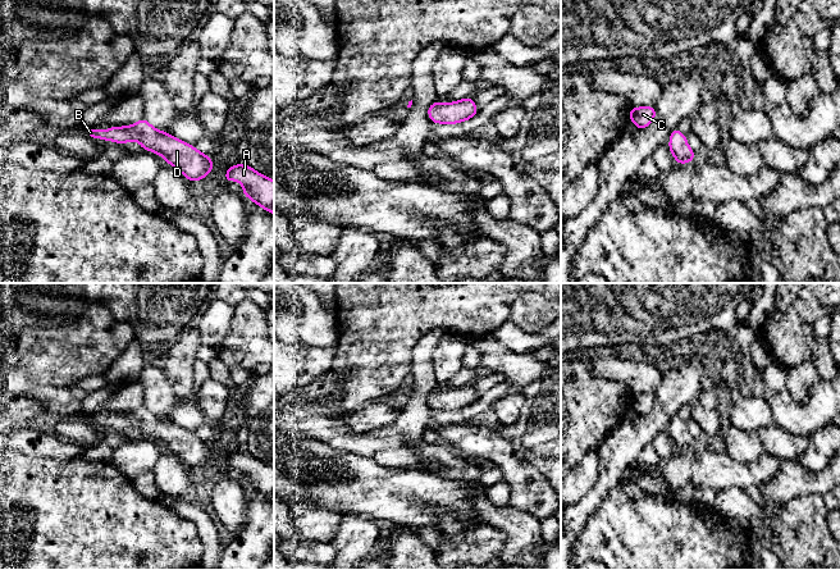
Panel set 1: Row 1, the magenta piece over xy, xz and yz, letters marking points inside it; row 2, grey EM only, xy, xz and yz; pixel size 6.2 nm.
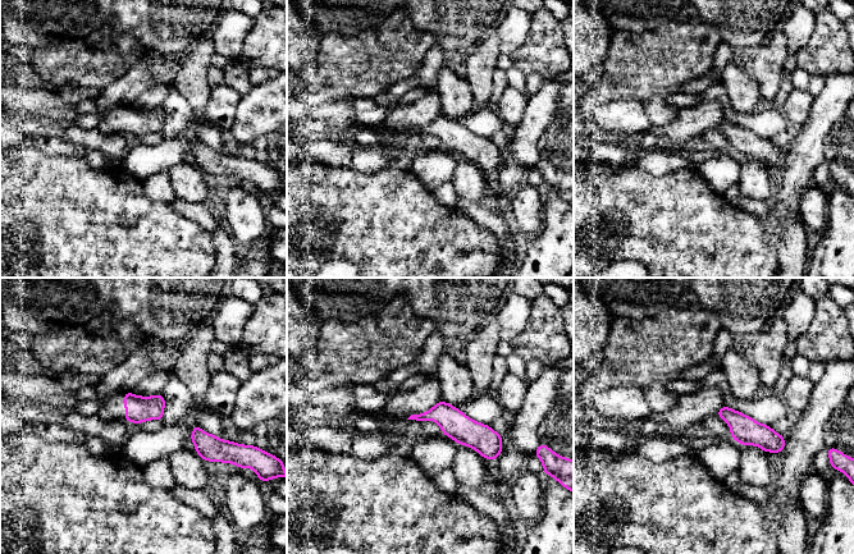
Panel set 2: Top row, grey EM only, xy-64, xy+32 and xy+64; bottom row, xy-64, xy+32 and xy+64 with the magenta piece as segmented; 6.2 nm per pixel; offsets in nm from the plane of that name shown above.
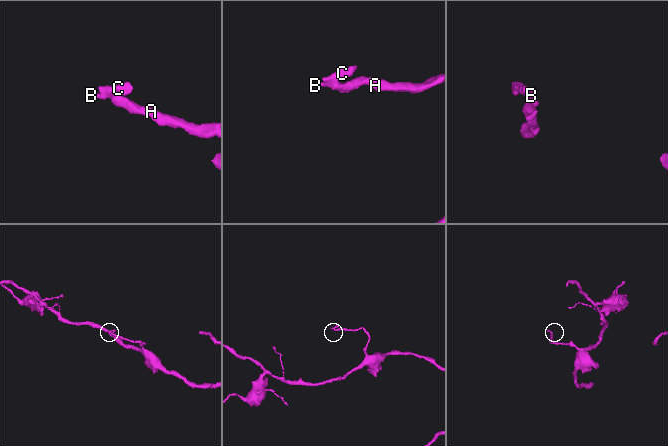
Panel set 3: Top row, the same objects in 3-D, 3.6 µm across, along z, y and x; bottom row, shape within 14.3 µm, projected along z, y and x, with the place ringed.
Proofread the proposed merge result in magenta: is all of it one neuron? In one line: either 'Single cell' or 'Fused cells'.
Single cell

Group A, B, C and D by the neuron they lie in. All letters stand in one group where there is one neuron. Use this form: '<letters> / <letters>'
A B C D

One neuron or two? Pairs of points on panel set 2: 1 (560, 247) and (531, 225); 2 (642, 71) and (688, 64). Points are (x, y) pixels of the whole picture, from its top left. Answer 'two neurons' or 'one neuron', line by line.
1: two neurons
2: one neuron

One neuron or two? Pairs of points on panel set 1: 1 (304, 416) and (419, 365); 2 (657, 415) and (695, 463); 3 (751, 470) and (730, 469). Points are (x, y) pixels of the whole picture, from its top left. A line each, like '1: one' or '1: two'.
1: one
2: two
3: one

